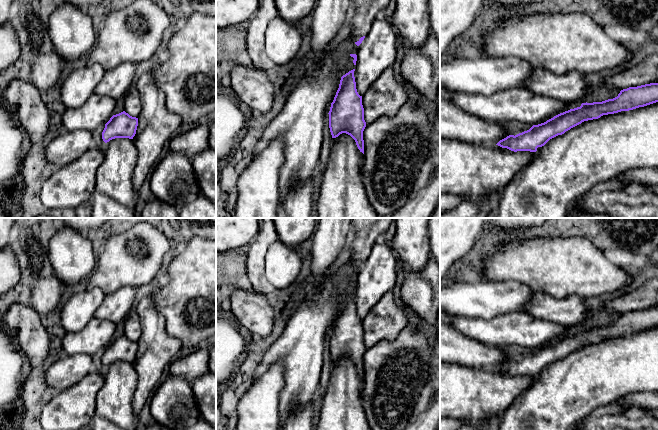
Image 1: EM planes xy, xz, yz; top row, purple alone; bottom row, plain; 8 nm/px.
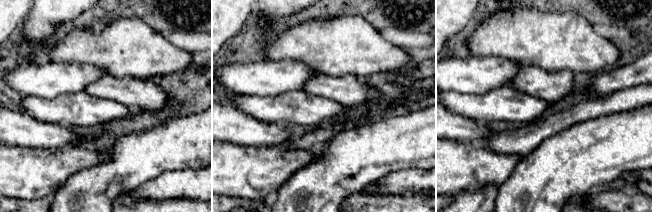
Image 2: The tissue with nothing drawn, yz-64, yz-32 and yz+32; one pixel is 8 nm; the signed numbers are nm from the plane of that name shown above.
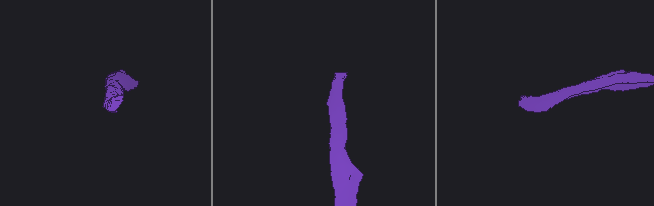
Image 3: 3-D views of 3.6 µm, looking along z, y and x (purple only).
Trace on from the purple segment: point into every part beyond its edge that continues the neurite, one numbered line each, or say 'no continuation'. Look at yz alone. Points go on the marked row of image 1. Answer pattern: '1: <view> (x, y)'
1: yz (470, 169)

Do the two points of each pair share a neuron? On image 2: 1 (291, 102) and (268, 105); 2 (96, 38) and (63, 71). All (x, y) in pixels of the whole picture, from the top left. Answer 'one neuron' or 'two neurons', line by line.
1: one neuron
2: two neurons

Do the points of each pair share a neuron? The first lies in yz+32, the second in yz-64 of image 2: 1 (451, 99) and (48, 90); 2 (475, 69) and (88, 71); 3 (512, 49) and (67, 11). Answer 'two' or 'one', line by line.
1: two
2: one
3: two

